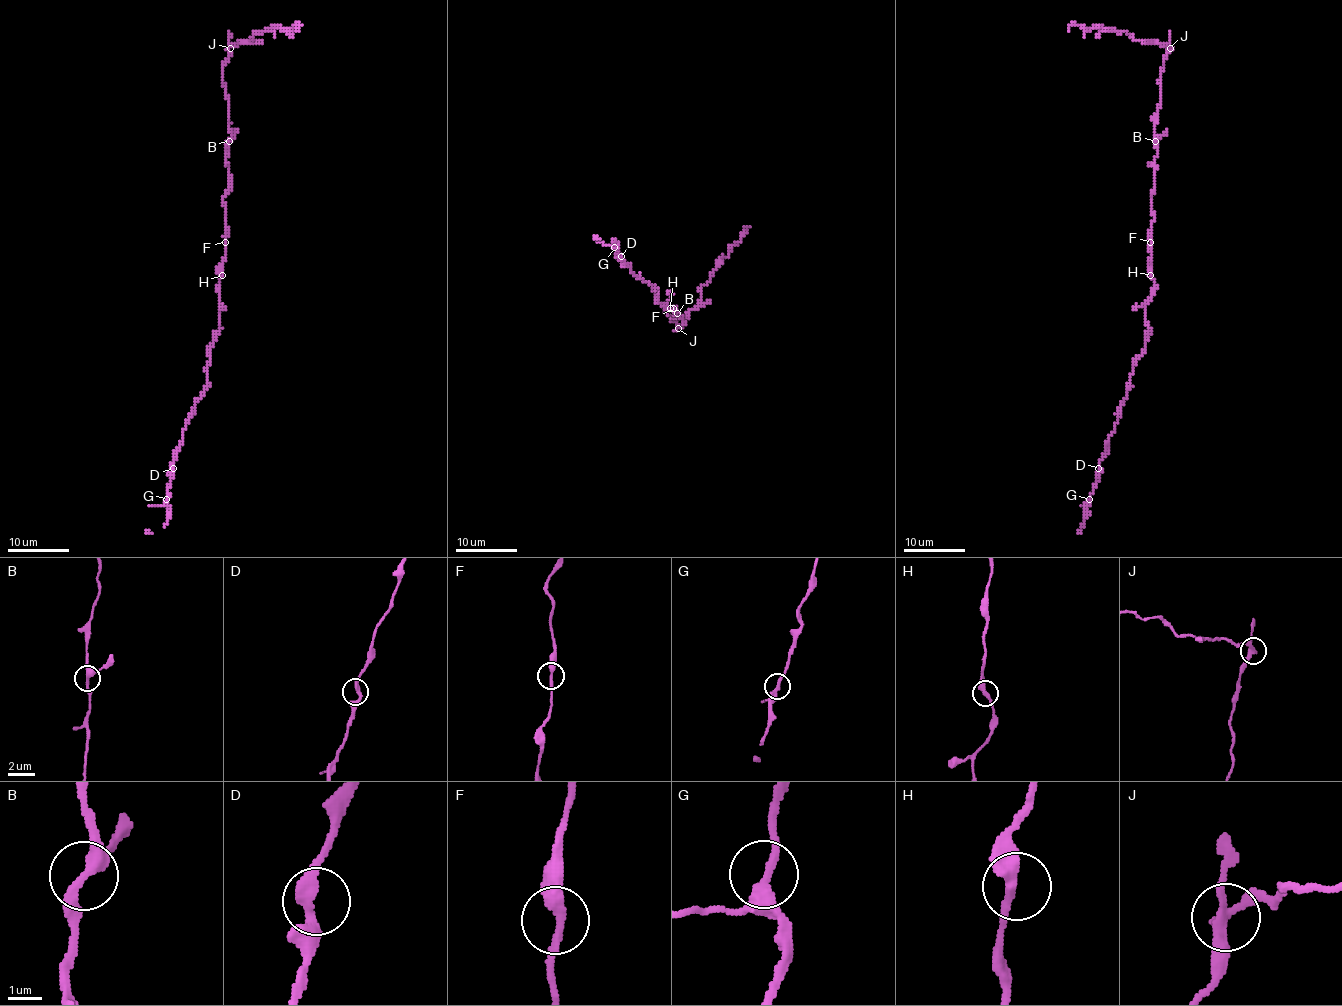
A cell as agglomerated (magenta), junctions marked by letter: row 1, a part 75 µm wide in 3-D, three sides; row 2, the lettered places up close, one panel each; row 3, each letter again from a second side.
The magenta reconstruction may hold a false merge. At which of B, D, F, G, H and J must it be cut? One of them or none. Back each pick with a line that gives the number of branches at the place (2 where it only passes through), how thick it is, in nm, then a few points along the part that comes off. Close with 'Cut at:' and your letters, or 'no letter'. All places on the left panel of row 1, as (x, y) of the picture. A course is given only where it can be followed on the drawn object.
J: 3 branches meet; 240 nm thick; foreign part runs (229, 47), (251, 41), (258, 32), (269, 30), (274, 26), (289, 29), (298, 24), (295, 30)
Cut at: J

